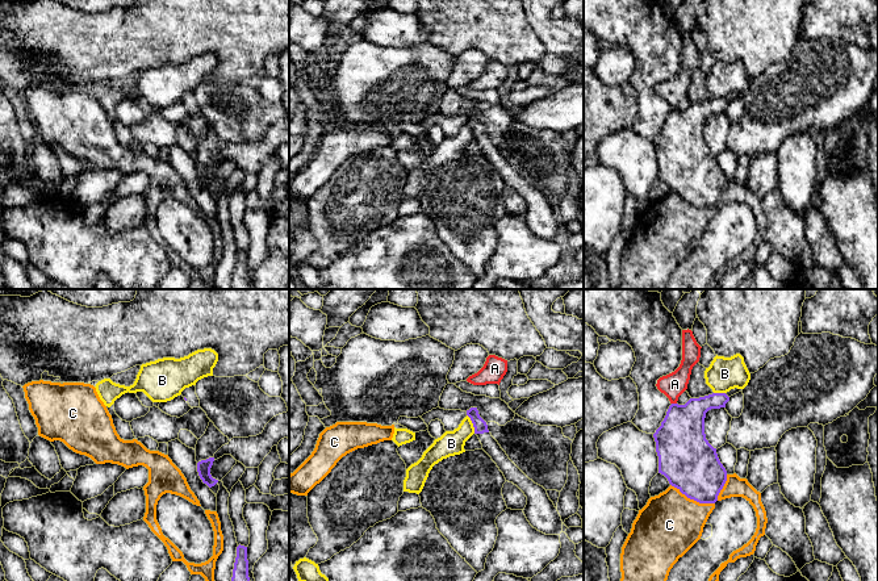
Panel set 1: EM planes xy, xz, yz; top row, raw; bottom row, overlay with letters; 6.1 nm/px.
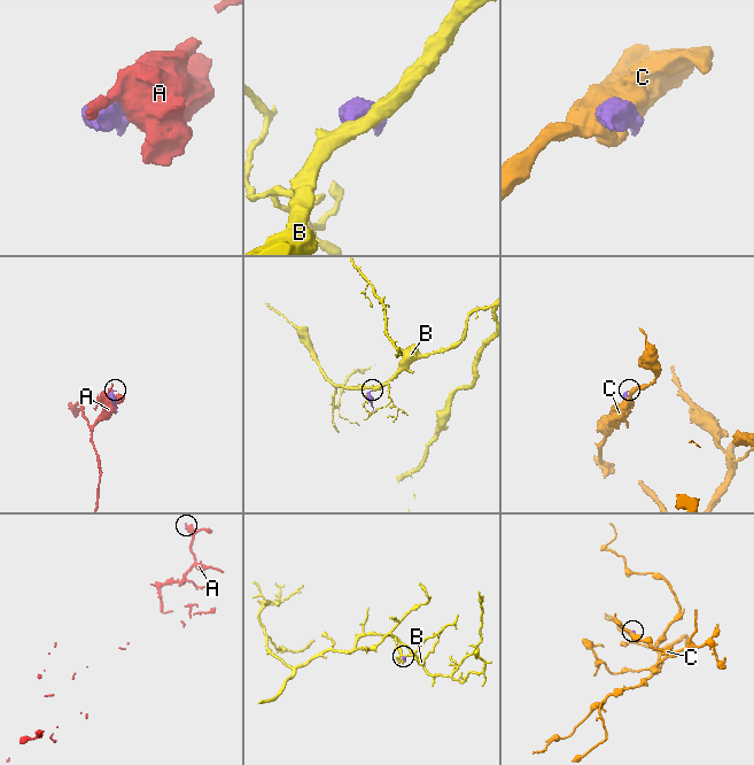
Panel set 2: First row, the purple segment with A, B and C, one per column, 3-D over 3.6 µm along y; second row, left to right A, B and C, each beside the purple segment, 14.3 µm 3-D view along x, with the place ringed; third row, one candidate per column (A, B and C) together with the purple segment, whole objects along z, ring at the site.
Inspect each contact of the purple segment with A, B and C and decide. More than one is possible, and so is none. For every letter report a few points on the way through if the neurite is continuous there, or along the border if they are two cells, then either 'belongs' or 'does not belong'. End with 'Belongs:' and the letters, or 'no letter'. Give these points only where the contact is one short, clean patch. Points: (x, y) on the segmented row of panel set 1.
A: does not belong
B: border along xz (467, 414), (475, 433); does not belong
C: does not belong
Belongs: no letter

